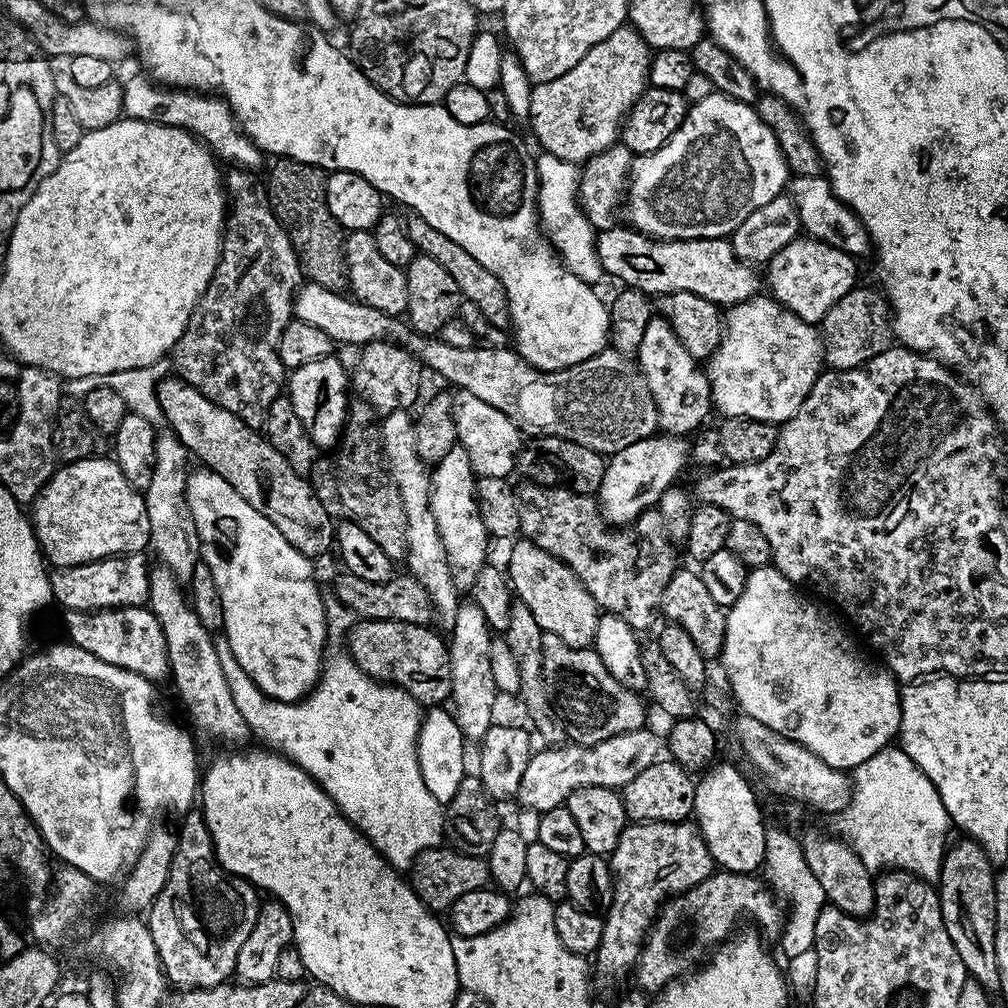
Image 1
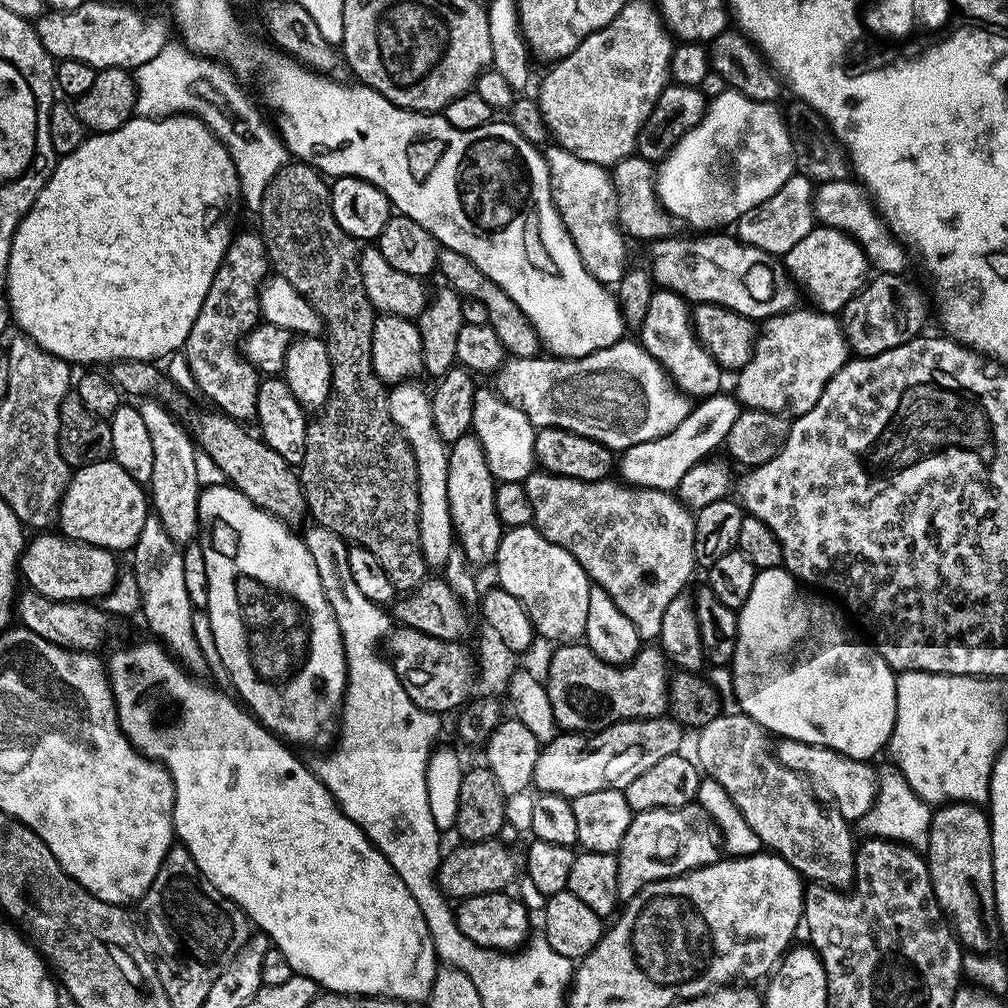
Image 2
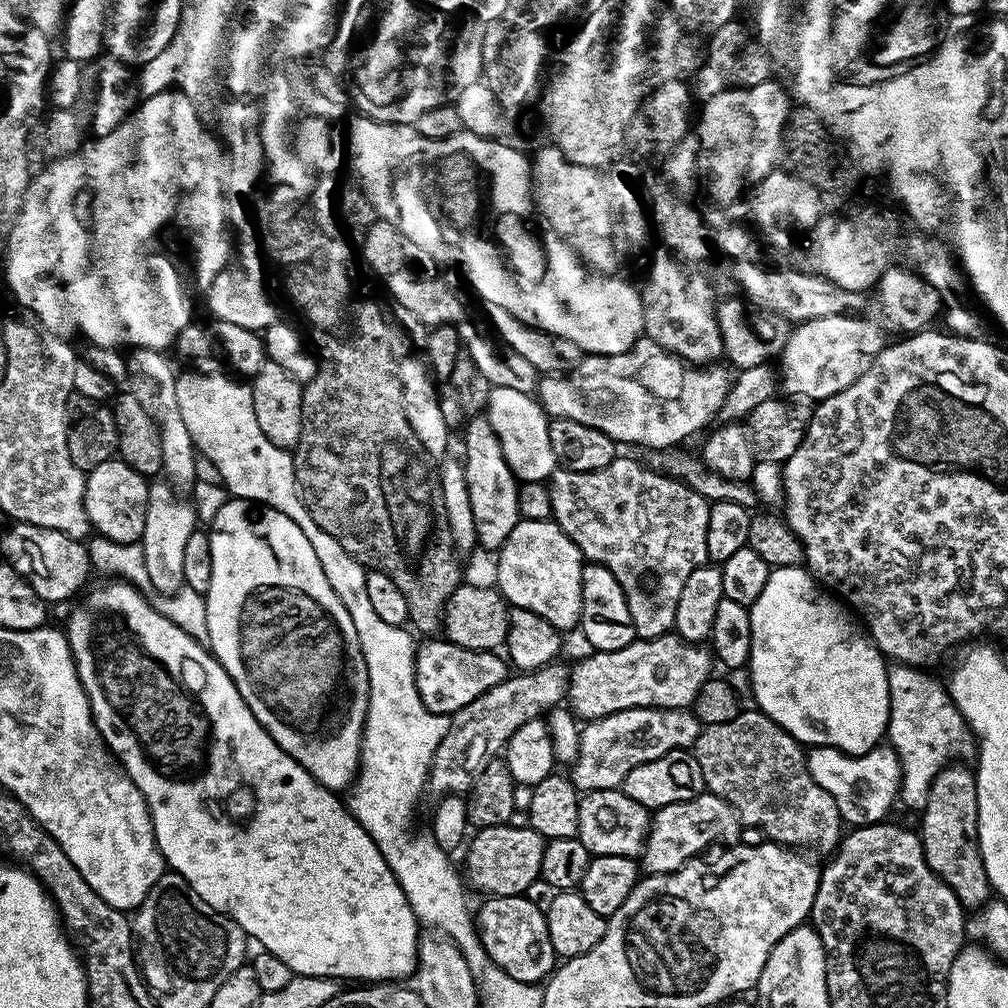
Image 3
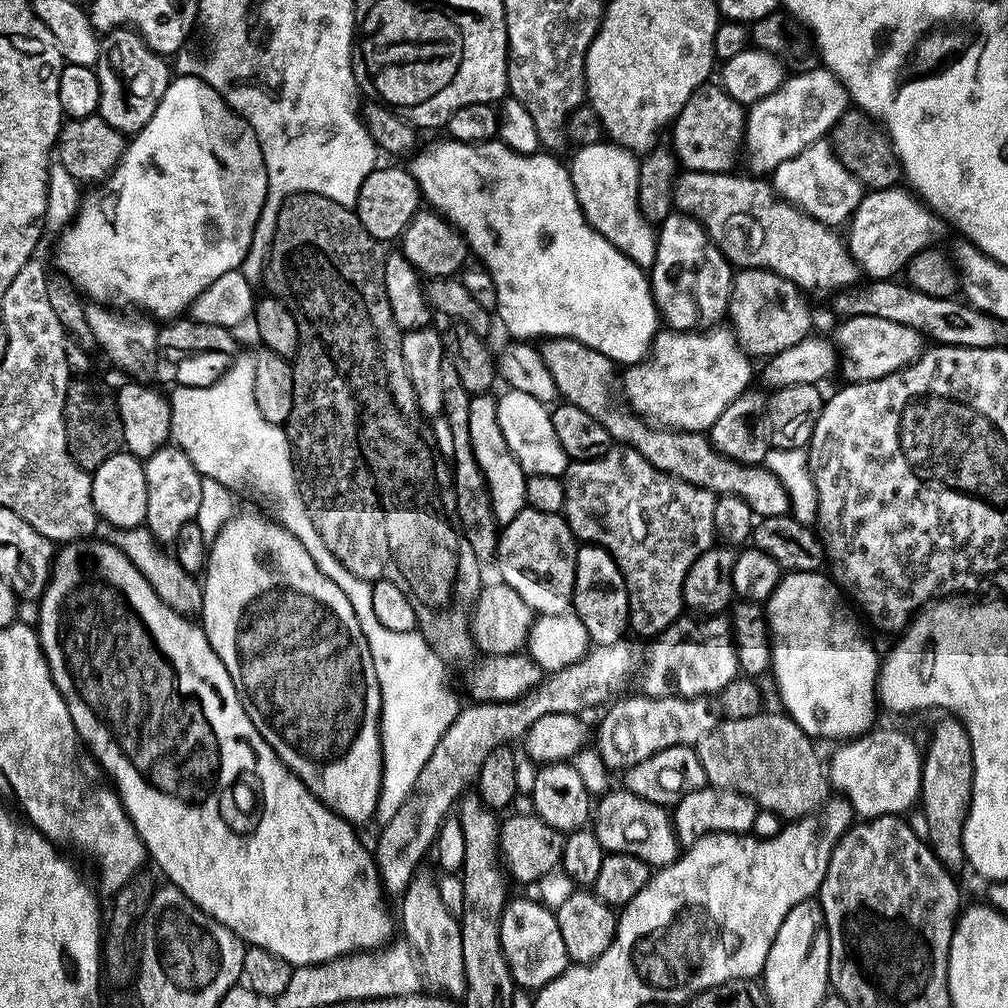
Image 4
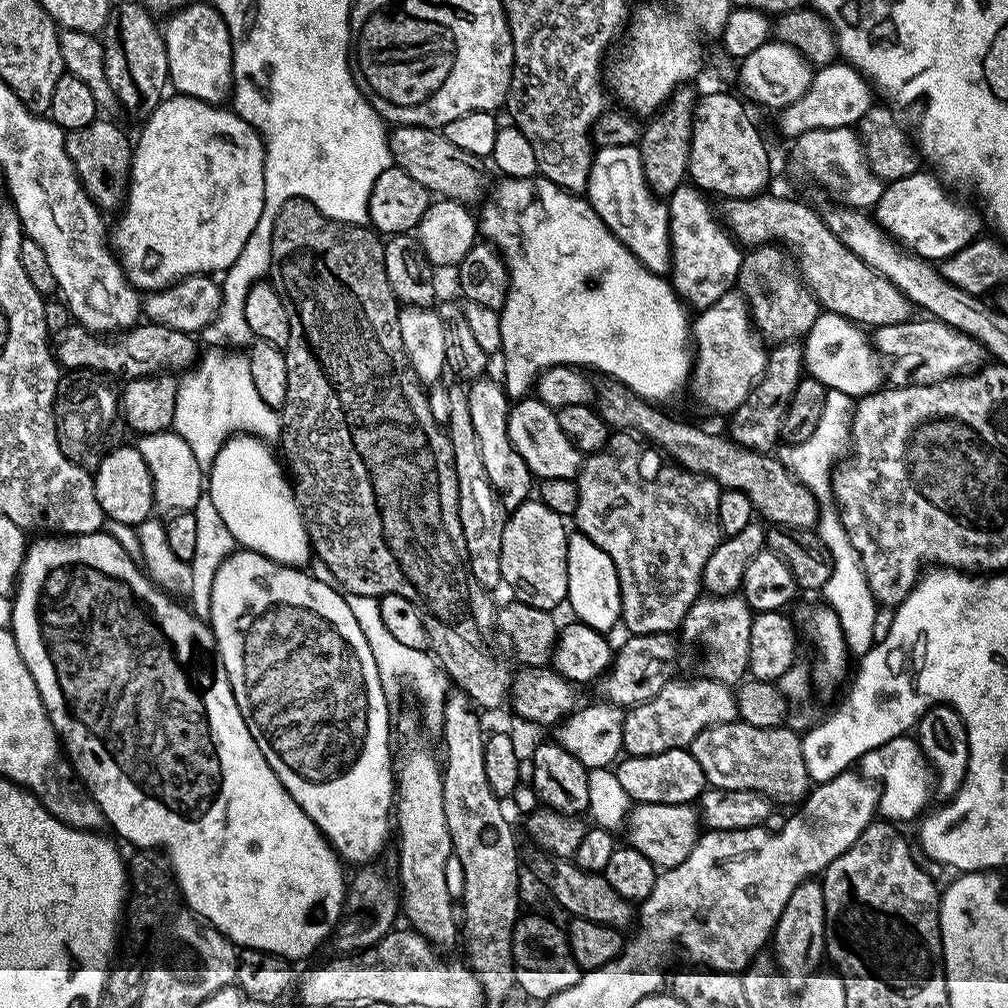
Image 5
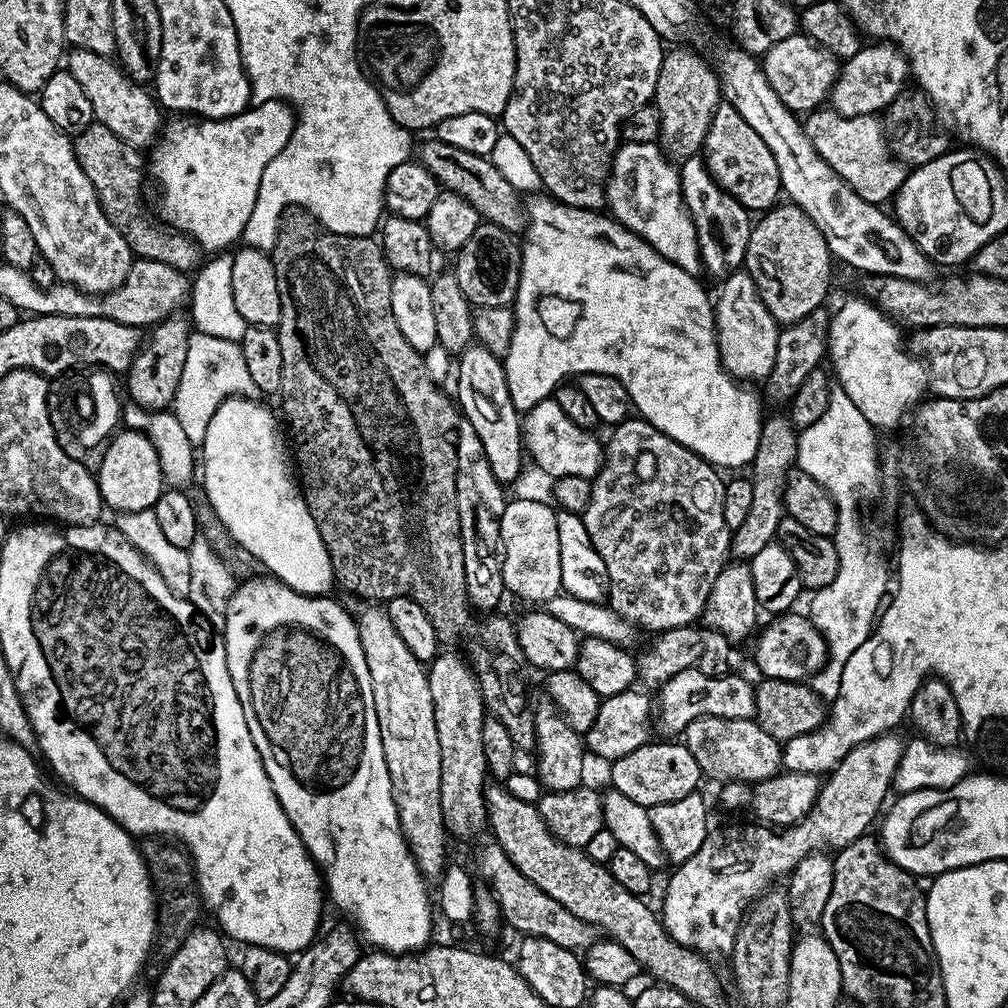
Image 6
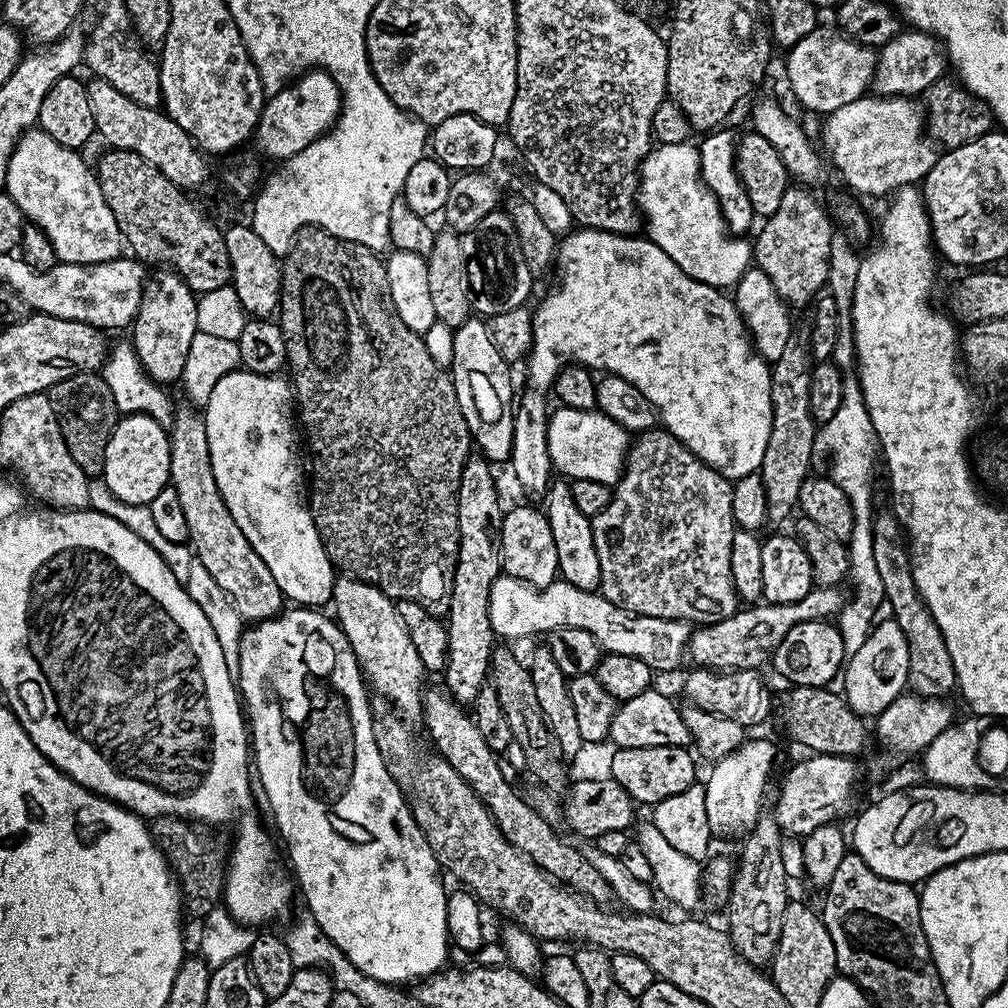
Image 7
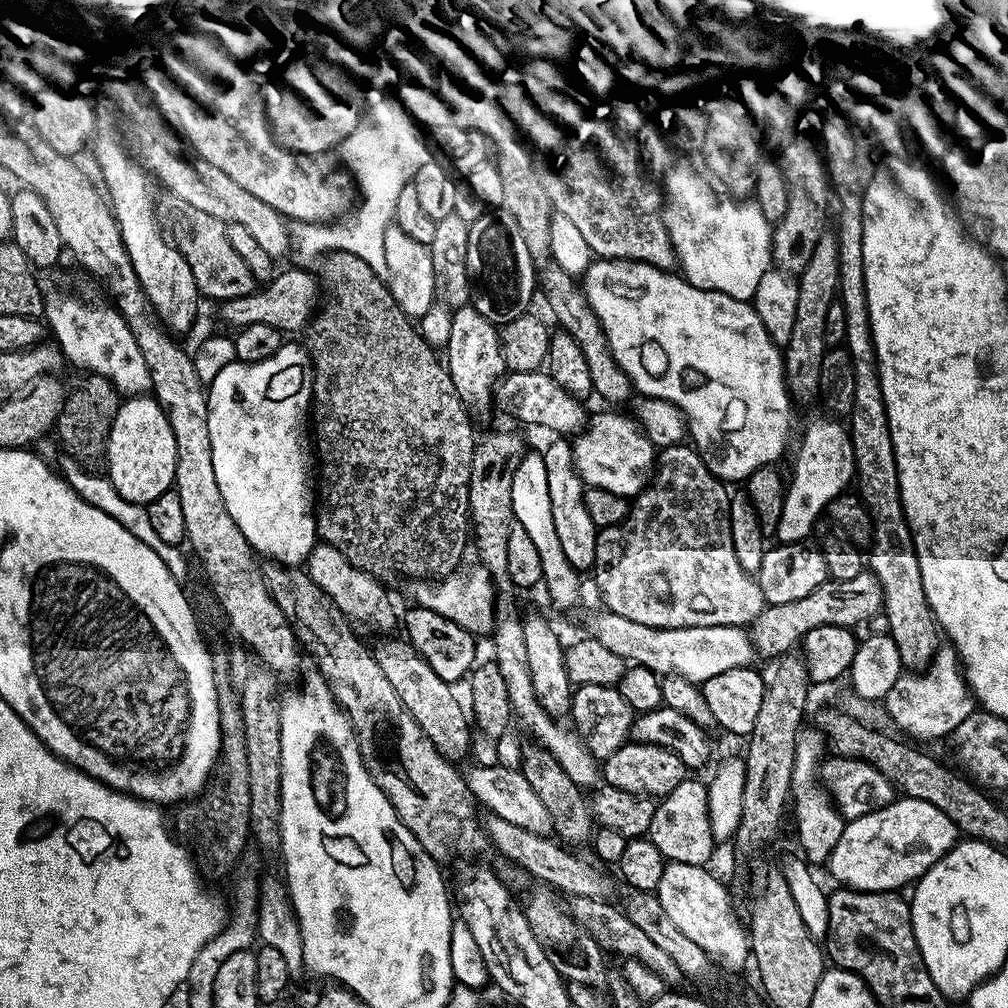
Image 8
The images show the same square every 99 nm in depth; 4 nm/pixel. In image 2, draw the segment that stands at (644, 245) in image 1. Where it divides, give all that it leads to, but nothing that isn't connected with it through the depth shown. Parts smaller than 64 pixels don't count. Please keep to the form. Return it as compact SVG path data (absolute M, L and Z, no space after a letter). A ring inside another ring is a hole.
M673 234L662 238L661 240L651 241L647 245L648 248L648 261L646 261L647 267L650 269L652 279L660 288L669 288L672 292L677 292L678 295L683 296L685 300L691 302L693 305L698 304L717 304L723 308L729 308L734 310L738 314L748 317L753 322L763 322L769 320L771 316L777 316L783 312L791 312L797 307L798 301L796 301L796 292L798 296L798 288L794 283L791 276L788 275L786 269L784 269L783 263L777 257L770 255L766 250L758 250L754 246L749 244L743 244L740 239L735 235L729 234L696 234L692 236L679 236L679 234Z

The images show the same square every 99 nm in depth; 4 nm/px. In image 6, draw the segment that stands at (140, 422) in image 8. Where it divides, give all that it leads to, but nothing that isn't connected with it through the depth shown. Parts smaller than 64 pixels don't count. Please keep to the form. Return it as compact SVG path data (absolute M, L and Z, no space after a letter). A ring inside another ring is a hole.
M120 430L113 435L103 449L98 461L98 483L100 486L100 496L104 499L105 505L109 509L113 508L113 513L121 512L146 512L152 510L159 500L160 493L166 488L162 466L158 460L158 450L154 448L150 438L141 432L131 430Z

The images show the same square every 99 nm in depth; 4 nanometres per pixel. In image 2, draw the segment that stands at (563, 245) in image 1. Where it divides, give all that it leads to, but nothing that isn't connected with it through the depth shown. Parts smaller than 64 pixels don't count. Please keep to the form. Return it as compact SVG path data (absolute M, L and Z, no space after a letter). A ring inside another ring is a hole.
M559 146L543 149L550 174L552 201L586 266L588 273L605 286L615 286L624 276L626 237L616 223L616 191L609 169L603 164L586 162Z

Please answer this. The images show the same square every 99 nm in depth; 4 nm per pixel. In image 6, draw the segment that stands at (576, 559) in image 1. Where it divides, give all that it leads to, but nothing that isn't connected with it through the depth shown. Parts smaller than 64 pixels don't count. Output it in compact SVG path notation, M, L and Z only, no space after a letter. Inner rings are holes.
M627 418L611 429L604 465L592 480L590 506L582 519L594 550L606 562L610 607L632 625L653 628L659 634L699 621L708 607L714 578L724 569L730 552L730 530L722 518L725 481L707 460L671 440L649 420L635 419Z

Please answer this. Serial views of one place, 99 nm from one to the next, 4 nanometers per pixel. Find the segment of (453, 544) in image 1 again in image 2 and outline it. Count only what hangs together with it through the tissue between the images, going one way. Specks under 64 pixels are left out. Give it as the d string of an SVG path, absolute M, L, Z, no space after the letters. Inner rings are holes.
M469 434L451 441L448 448L448 505L455 527L455 539L472 566L491 565L495 561L500 539L506 531L496 509L496 485L497 481L493 480L486 462L486 454L475 435Z

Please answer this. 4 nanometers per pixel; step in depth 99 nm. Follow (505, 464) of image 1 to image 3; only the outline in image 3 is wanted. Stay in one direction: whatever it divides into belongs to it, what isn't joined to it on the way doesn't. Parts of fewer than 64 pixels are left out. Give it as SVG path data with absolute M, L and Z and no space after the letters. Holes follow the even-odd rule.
M489 387L486 415L502 446L502 454L517 481L547 481L558 465L554 458L554 450L550 446L550 420L540 407L539 399L511 388Z

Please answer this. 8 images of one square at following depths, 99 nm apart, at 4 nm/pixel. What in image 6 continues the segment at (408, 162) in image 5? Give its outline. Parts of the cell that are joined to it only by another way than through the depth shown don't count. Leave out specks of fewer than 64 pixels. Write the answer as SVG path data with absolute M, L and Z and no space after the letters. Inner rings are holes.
M429 138L421 148L419 145L418 160L428 167L430 174L434 174L434 178L447 191L466 198L478 210L481 221L502 226L513 234L523 233L527 229L526 204L521 193L514 186L510 186L510 182L506 182L502 174L498 174L489 157L469 154L467 150L457 150L446 142Z

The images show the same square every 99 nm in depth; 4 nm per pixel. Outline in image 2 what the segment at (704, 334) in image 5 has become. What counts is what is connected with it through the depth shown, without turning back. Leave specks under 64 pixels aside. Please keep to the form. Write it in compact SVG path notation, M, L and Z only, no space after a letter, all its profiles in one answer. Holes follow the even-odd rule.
M628 339L573 360L551 354L505 359L494 373L494 390L506 402L518 406L538 430L559 430L613 450L662 438L688 416L689 397L668 379L664 367L643 344Z

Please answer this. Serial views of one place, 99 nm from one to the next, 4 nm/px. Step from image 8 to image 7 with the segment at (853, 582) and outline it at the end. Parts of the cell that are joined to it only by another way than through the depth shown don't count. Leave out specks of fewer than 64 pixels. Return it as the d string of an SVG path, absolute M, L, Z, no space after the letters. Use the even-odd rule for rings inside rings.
M814 586L806 594L806 598L798 598L798 602L790 602L789 604L760 602L755 606L741 607L735 614L726 617L725 620L697 627L691 633L687 644L687 659L691 660L691 662L694 663L692 665L695 667L704 670L755 671L761 667L759 664L767 665L769 661L771 661L772 652L778 646L778 642L782 642L782 638L786 638L786 634L788 634L794 626L798 626L802 622L810 622L811 620L827 621L829 618L835 617L842 604L840 591L841 589L839 587L818 588Z

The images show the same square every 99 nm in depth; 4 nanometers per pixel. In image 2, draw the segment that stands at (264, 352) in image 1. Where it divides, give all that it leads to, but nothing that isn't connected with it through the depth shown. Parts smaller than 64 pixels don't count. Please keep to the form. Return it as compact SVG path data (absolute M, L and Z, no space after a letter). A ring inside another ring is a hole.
M259 231L233 235L228 253L214 274L214 282L202 302L202 310L198 310L198 318L194 318L194 326L182 349L183 355L188 355L188 368L197 386L225 416L241 422L247 421L247 416L249 419L256 415L256 388L261 377L244 359L237 345L258 323L258 289L263 285L269 268L268 248Z

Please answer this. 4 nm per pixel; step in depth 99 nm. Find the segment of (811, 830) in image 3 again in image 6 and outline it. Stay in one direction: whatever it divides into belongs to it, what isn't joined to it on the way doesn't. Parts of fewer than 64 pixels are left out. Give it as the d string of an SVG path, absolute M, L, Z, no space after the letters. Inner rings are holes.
M703 716L690 722L690 726L686 726L686 730L682 733L682 743L690 750L690 754L694 754L694 762L698 762L705 773L713 772L716 776L724 776L725 781L755 782L765 780L776 775L782 768L781 741L766 734L766 730L762 730L762 726L757 724L755 719L731 720L721 716Z

